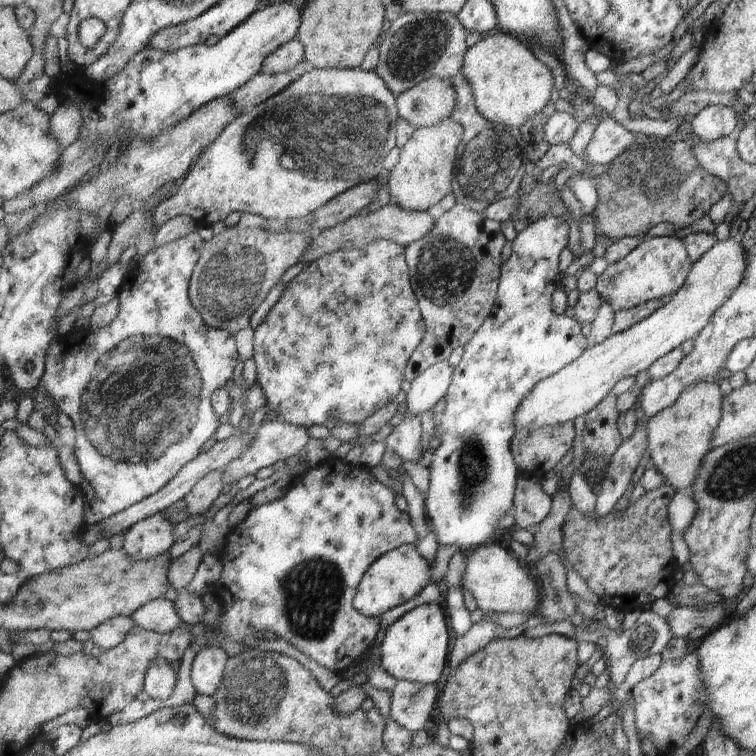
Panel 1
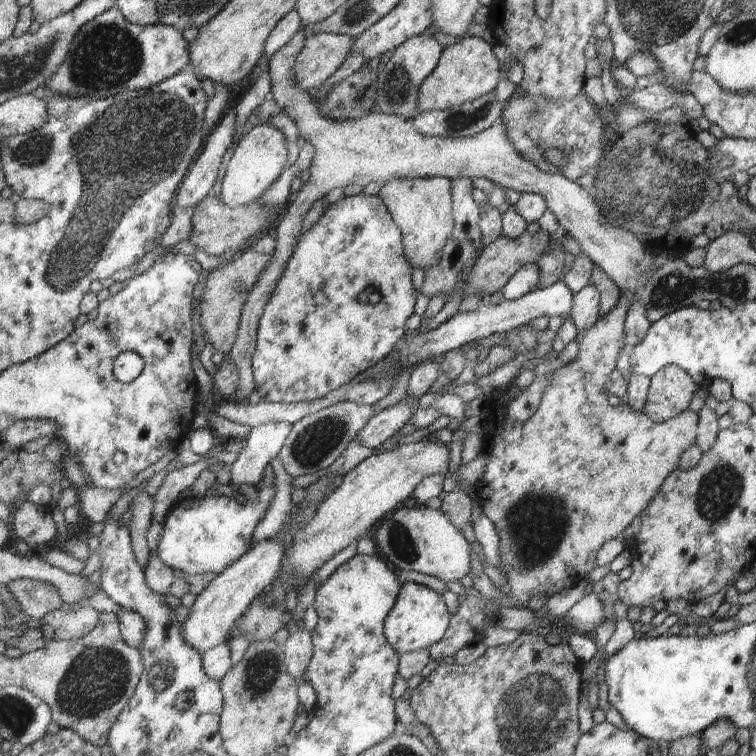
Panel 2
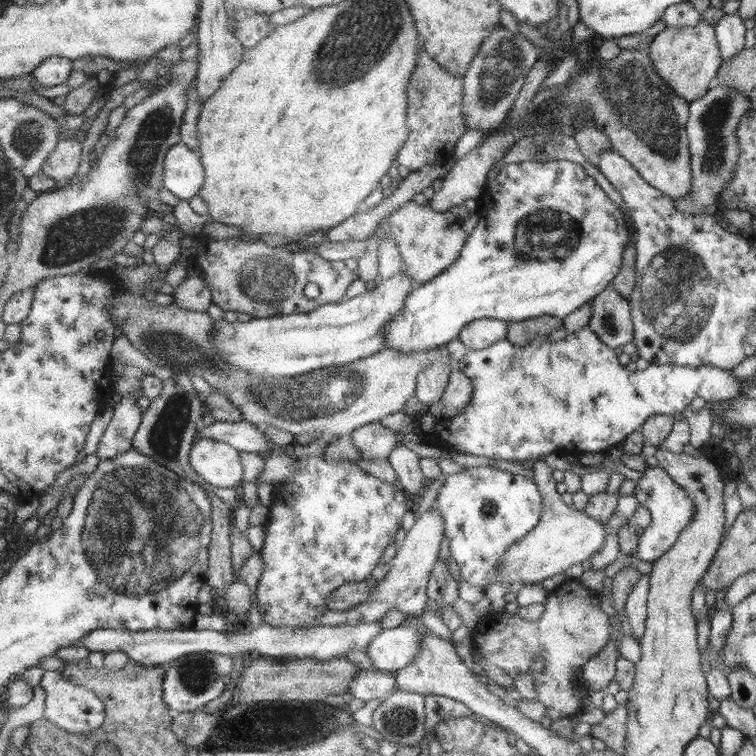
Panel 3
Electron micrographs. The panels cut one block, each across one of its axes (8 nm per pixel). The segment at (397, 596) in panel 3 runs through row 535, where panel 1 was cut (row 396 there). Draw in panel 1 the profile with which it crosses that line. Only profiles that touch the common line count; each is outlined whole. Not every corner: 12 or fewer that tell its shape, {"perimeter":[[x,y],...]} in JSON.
{"perimeter":[[449,360],[423,372],[407,393],[404,416],[420,416],[445,399],[455,367]]}

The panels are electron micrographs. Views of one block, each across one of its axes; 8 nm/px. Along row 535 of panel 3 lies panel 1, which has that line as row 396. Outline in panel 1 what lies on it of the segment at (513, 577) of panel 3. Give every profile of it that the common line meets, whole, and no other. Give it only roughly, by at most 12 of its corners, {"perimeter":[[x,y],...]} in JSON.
{"perimeter":[[716,242],[667,304],[536,384],[515,430],[575,420],[692,340],[739,287]]}

